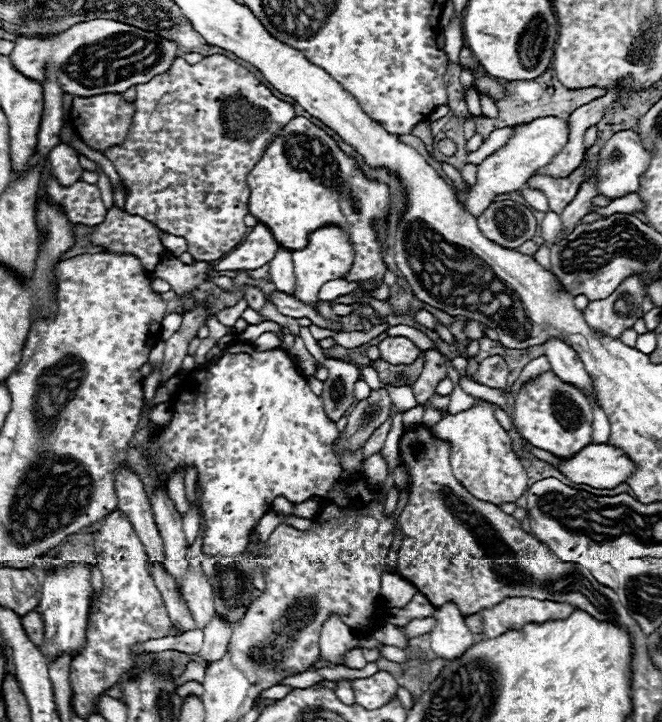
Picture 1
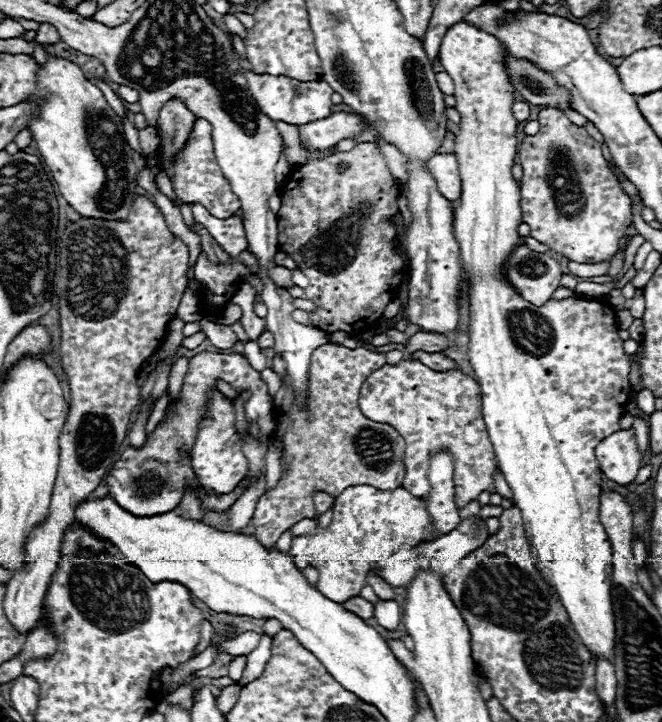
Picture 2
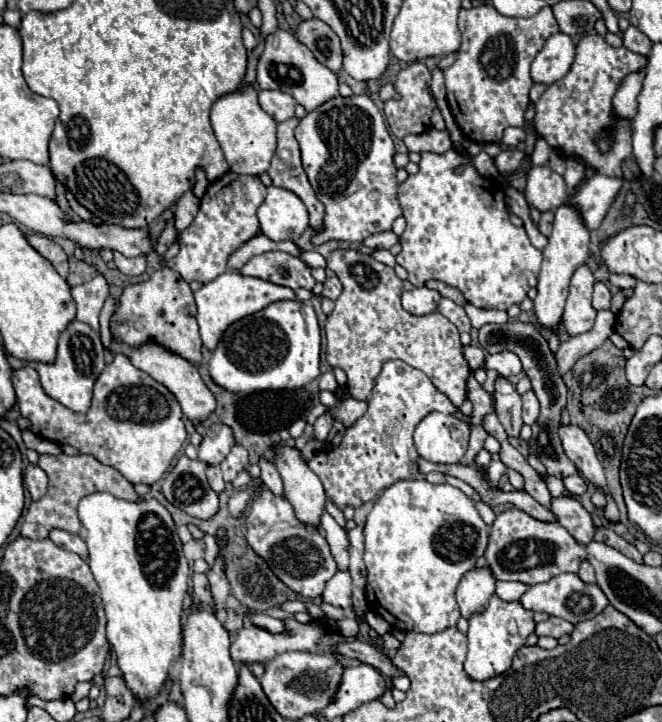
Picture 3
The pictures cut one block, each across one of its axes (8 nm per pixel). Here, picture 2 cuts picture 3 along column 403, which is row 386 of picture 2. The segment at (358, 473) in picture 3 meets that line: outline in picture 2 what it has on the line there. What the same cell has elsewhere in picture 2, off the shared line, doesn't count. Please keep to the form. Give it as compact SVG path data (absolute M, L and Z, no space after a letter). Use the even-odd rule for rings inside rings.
M400 360L396 366L386 364L368 376L360 388L358 404L366 418L394 426L406 440L406 476L402 486L410 494L418 498L430 494L430 456L442 450L450 452L454 460L454 502L458 508L476 500L484 490L496 492L494 474L498 460L482 420L480 384L472 376L460 370L436 372L418 360Z

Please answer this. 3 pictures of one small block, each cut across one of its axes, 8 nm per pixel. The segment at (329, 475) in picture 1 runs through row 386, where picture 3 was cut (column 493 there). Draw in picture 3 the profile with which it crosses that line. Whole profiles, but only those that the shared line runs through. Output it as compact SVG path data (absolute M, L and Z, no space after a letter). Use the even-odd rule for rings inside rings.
M450 148L442 154L422 152L420 156L420 170L410 174L398 188L406 230L400 238L402 252L396 256L396 260L406 268L408 280L418 288L428 280L442 280L444 284L458 288L466 302L484 310L508 310L512 304L520 304L528 290L538 284L542 252L530 244L524 228L516 228L510 222L502 184L480 176L472 164L472 158L456 148ZM458 166L464 168L462 174L454 174L454 168Z

